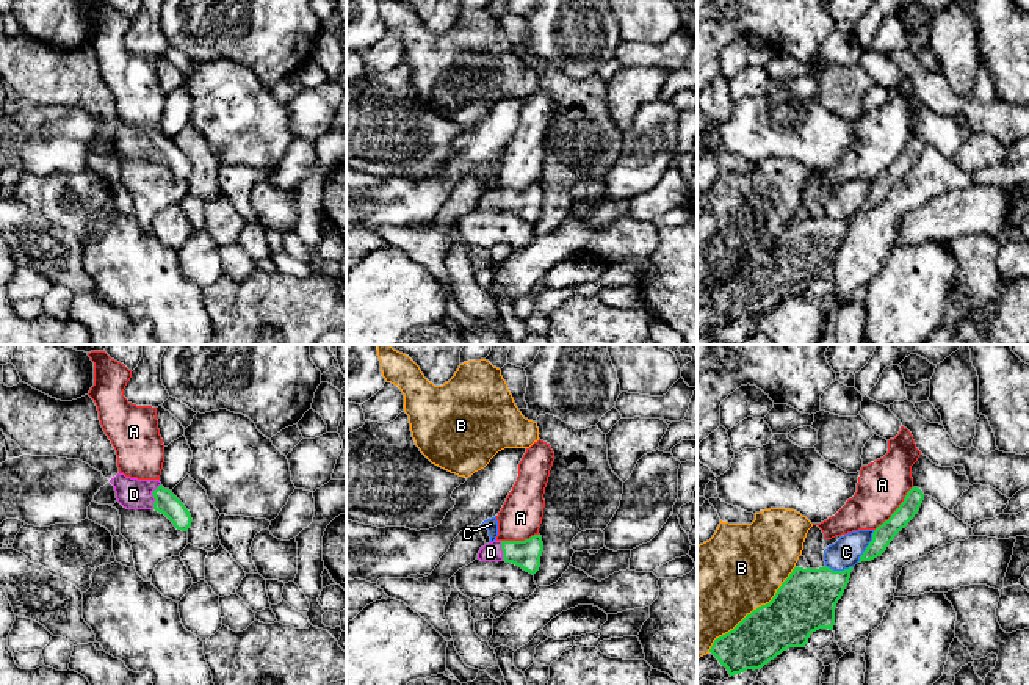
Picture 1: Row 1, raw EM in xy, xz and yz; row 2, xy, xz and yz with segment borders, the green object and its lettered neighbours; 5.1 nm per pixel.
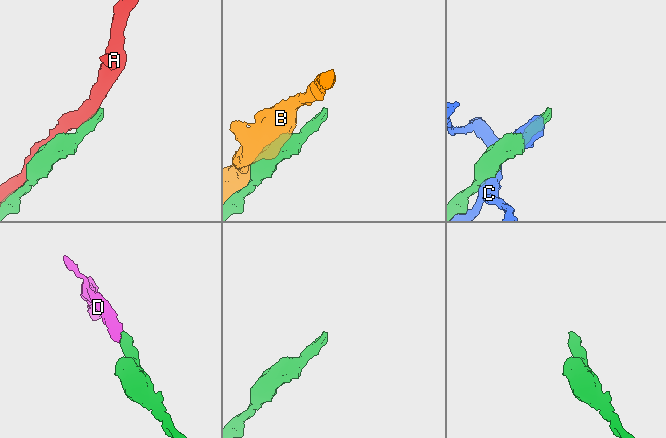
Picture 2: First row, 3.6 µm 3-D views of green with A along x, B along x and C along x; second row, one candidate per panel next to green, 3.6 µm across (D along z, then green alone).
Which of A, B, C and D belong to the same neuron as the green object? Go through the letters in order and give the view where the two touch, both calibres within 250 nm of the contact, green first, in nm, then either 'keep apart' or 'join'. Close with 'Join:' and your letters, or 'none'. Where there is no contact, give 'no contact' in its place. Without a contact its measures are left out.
A: yz | 100/260 nm | keep apart
B: yz | 300/460 nm | keep apart
C: yz | 100/150 nm | keep apart
D: xy | 120/160 nm | join
Join: D

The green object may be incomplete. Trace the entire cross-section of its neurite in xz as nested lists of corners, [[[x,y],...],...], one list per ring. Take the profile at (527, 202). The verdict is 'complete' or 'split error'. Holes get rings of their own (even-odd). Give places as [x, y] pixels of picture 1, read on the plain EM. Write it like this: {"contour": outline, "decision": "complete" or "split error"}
{"contour": [[[534,183],[525,190],[489,191],[484,196],[481,196],[478,208],[512,212],[534,224],[540,216],[542,201],[543,201],[542,185]]], "decision": "split error"}

